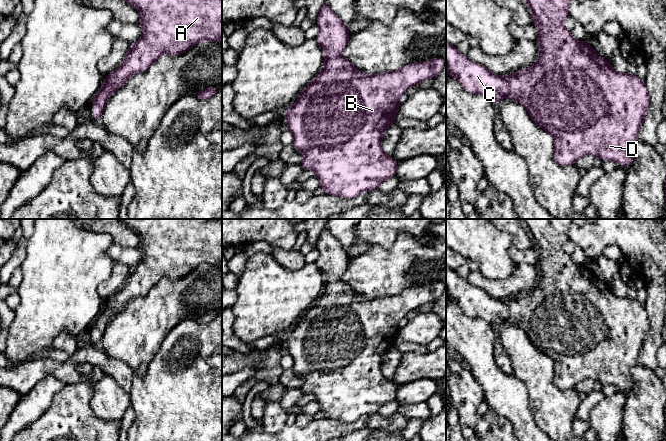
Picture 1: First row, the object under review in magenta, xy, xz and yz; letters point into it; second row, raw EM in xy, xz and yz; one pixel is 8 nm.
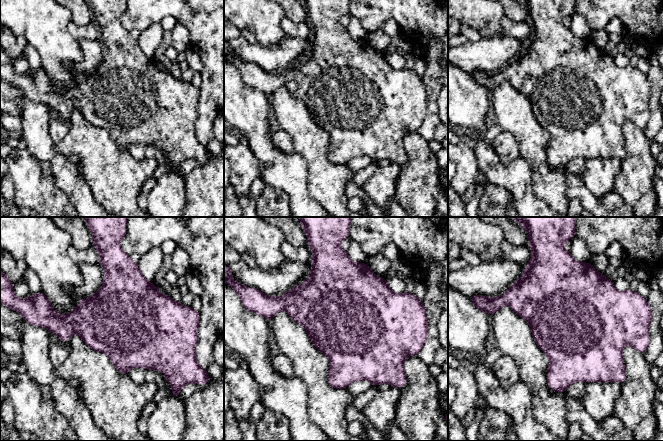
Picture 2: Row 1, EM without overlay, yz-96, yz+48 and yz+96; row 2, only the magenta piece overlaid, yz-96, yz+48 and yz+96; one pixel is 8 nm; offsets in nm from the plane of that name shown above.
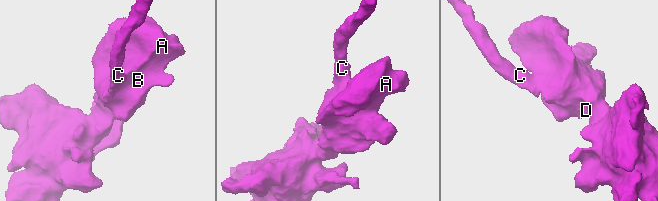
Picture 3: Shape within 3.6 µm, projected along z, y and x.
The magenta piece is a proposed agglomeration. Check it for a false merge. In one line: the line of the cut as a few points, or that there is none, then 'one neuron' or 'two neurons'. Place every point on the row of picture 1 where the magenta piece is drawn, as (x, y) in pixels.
no cut; one neuron

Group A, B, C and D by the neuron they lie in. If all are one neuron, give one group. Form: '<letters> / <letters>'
A B C D

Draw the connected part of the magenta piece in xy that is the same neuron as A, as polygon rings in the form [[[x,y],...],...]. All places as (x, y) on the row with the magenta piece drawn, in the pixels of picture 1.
[[[126,0],[140,13],[141,38],[131,45],[120,67],[104,77],[101,89],[93,97],[93,113],[98,121],[108,97],[135,73],[145,72],[163,53],[180,55],[203,40],[222,40],[222,0]]]

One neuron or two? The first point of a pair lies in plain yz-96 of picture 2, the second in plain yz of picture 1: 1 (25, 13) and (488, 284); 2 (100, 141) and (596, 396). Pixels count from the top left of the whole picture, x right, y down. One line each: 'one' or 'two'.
1: two
2: two

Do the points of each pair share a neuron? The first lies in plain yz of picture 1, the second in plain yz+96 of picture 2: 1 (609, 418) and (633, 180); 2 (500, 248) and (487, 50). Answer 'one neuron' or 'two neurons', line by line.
1: two neurons
2: two neurons

